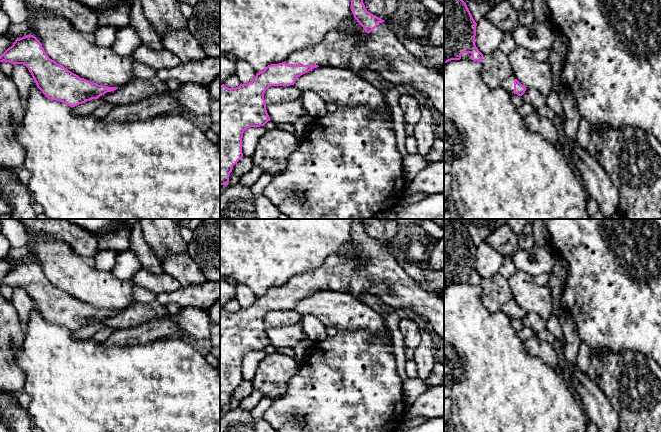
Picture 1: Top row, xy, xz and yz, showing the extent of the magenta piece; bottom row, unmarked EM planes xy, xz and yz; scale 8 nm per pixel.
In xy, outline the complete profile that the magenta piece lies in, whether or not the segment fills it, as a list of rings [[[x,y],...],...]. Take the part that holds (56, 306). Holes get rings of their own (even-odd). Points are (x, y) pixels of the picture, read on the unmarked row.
[[[33,259],[16,263],[1,280],[0,286],[23,288],[31,297],[37,311],[51,324],[75,331],[98,323],[117,311],[101,310],[72,297],[50,283],[40,265]]]

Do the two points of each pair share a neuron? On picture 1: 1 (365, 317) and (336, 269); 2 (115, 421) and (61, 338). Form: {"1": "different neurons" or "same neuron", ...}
{"1": "different neurons", "2": "same neuron"}

